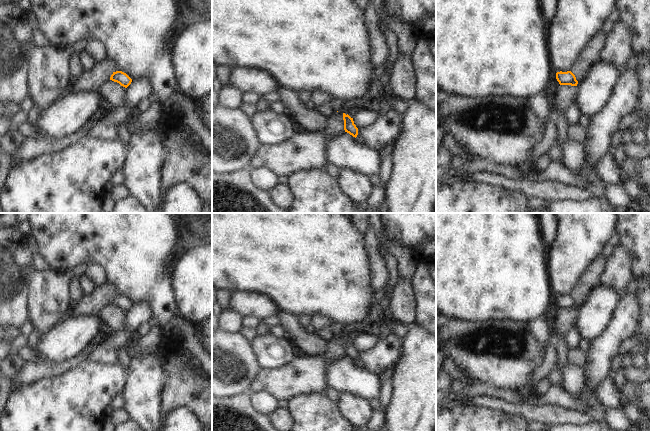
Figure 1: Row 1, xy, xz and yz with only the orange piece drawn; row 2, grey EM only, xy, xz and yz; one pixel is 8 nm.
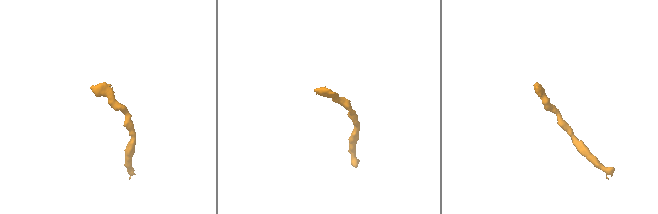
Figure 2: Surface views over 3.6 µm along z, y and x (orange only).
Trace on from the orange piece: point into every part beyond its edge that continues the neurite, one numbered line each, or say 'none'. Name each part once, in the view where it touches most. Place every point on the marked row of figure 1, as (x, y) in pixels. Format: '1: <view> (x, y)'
none

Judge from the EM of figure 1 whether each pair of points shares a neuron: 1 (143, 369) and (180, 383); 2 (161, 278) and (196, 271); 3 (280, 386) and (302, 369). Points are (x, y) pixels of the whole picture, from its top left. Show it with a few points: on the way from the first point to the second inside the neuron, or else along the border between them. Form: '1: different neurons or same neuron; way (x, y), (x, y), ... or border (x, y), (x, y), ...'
1: different neurons; border (157, 355), (162, 370), (162, 400)
2: different neurons; border (170, 276), (173, 295), (176, 299)
3: same neuron; way (286, 380), (296, 369)

